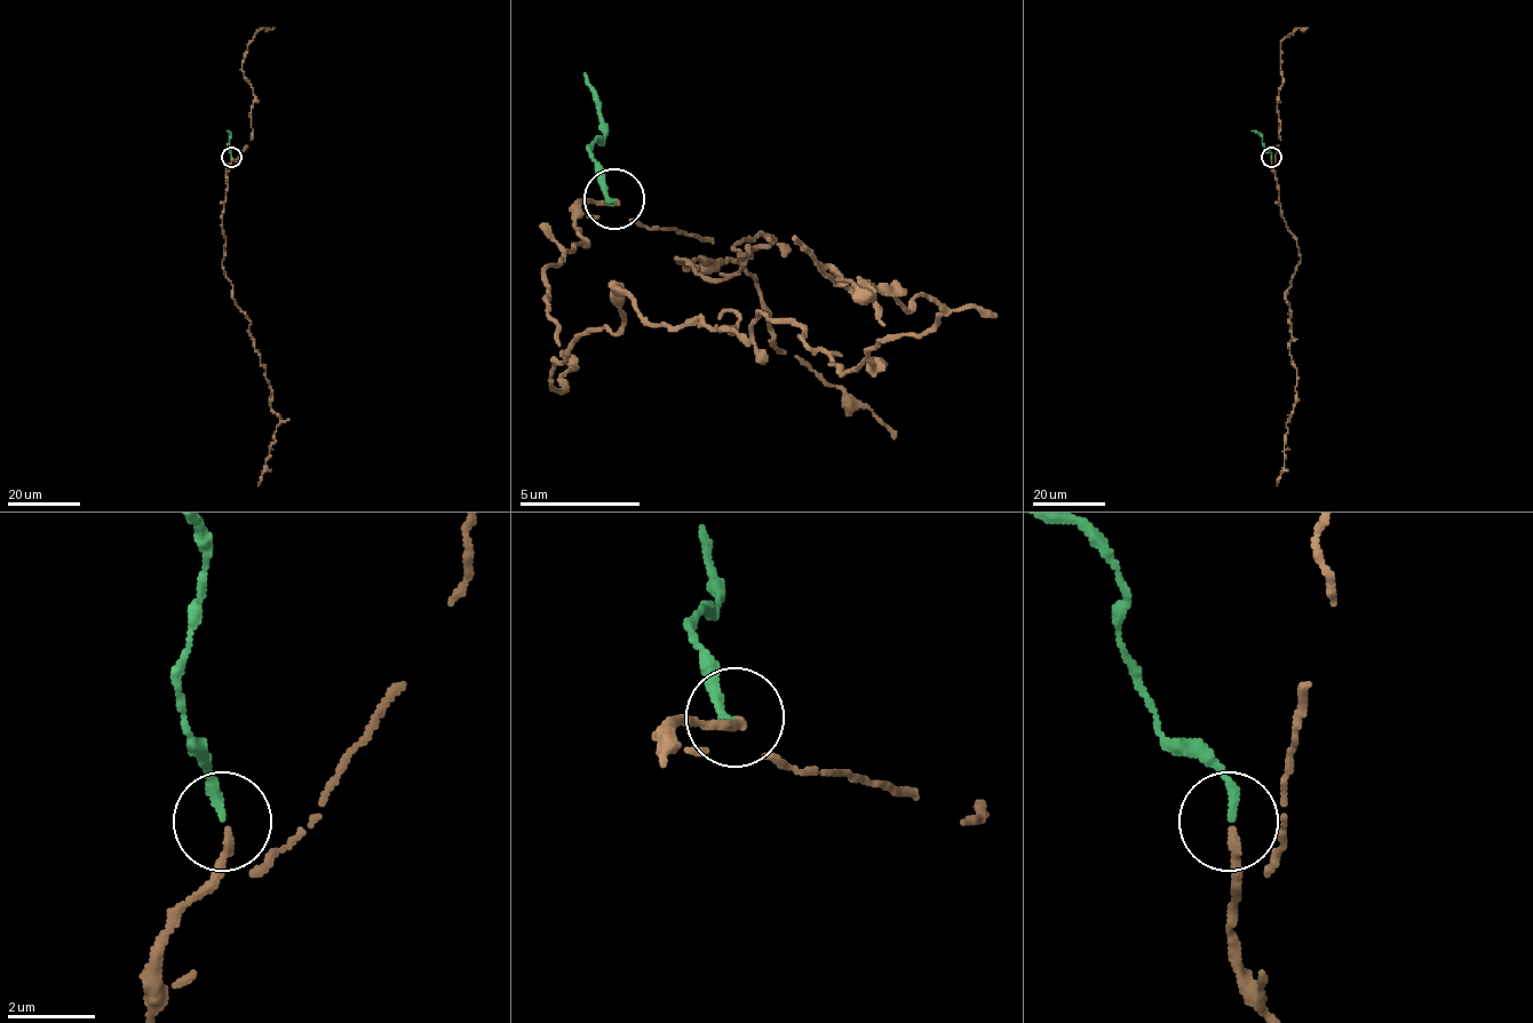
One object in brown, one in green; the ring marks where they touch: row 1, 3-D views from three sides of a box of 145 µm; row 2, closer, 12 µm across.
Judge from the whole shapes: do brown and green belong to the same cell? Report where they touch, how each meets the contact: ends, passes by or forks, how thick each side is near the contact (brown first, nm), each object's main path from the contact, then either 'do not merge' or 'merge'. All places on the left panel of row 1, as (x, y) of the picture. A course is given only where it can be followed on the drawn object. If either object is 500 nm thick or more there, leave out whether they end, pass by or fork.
place (231, 157); brown passes by; green ends; calibres 130 and 220 nm; course brown (232, 158), (221, 216), (224, 275), (251, 322), (248, 333), (272, 391), (271, 409), (282, 420), (259, 485); course green (231, 158), (227, 131); merge

